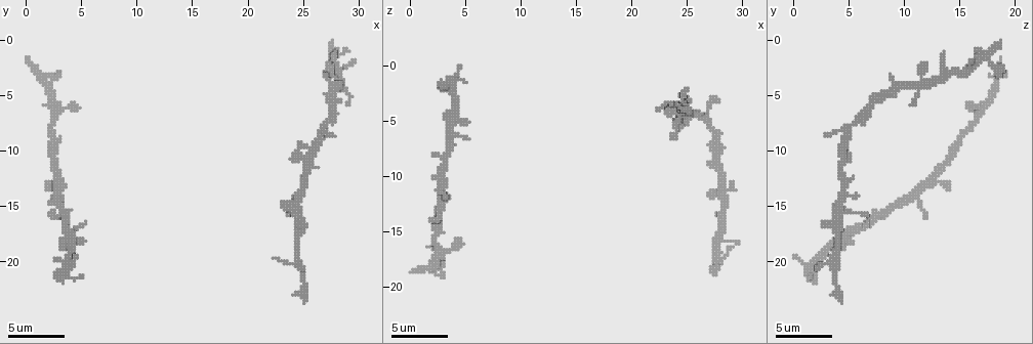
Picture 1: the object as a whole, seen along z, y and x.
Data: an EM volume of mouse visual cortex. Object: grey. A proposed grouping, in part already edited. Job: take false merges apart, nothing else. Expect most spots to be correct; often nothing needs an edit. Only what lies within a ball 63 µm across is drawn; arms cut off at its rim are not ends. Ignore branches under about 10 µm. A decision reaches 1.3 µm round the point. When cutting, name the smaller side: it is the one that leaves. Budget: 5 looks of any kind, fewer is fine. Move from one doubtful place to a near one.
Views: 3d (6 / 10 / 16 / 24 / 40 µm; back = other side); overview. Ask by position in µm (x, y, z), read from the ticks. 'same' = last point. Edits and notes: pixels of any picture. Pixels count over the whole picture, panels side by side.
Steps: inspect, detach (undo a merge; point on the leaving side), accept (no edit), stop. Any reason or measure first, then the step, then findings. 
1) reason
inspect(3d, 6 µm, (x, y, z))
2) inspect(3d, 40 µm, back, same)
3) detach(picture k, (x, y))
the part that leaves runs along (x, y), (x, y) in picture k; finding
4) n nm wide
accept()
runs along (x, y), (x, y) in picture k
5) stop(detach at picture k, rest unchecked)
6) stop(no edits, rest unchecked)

side arm on a straight run
inspect(3d, 6 µm, (2.2, 6.8, 16.6))

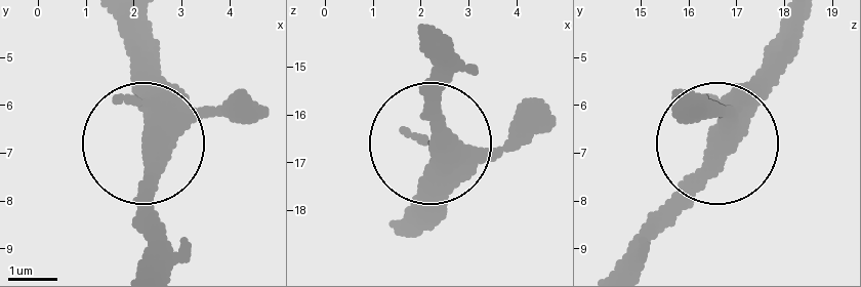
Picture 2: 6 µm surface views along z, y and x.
3 arms
accept()
continuous, no second neuron

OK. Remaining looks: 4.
four arms meet
inspect(3d, 10 µm, (4.0, 18.2, 4.6))

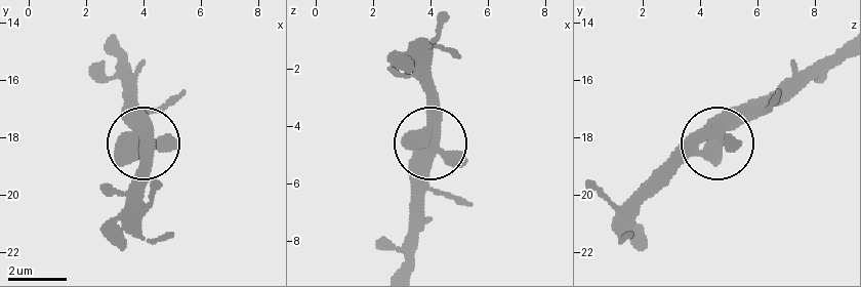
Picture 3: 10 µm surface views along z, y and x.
510 nm wide
accept()
one neuron here

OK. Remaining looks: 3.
three arms meet
inspect(3d, 6 µm, (24.4, 17.2, 4.0))

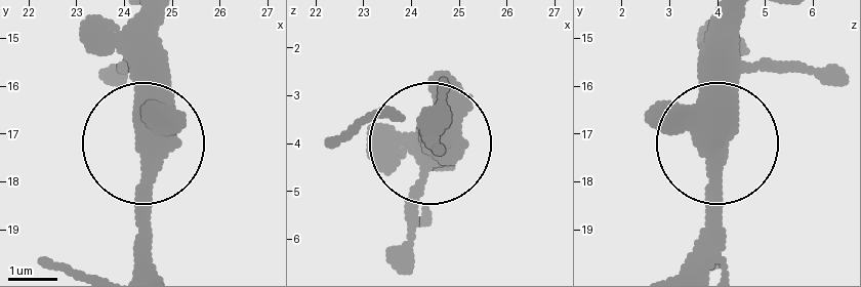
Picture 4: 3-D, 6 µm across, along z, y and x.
accept()
runs along (139, 263), (139, 80), (127, 23) in picture 4; one neuron here

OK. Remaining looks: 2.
stop(no edits, rest unchecked)

